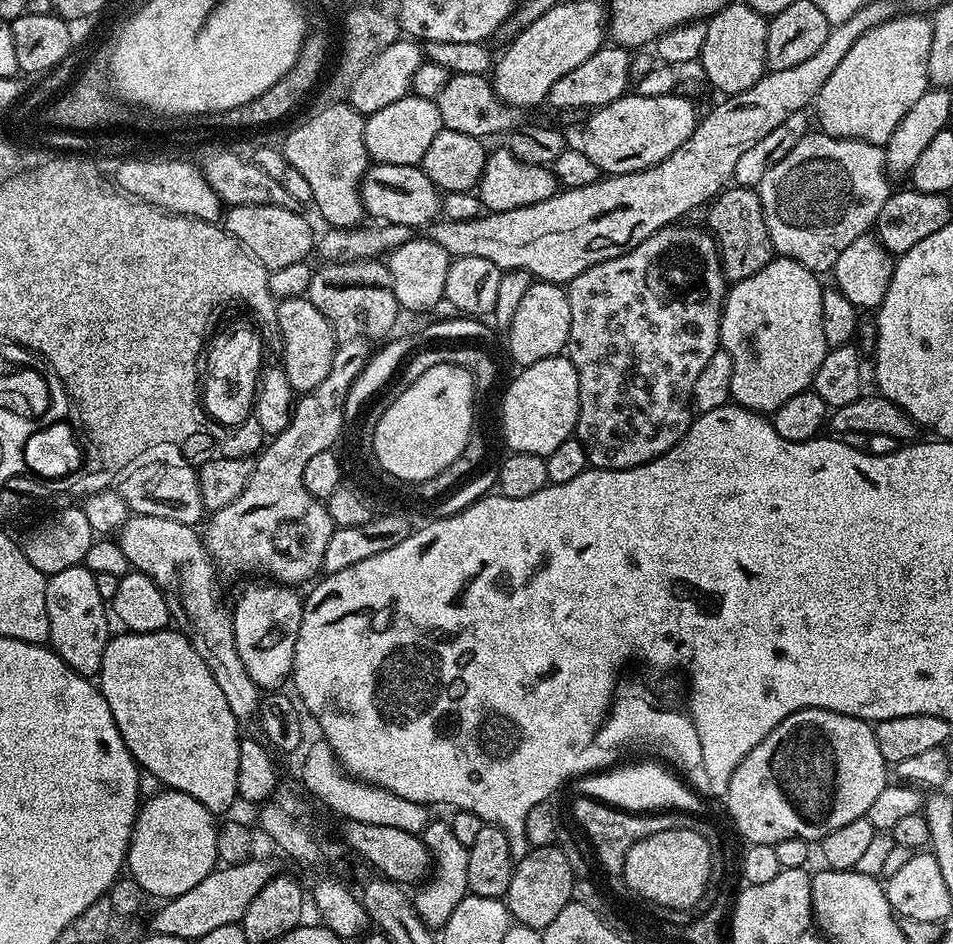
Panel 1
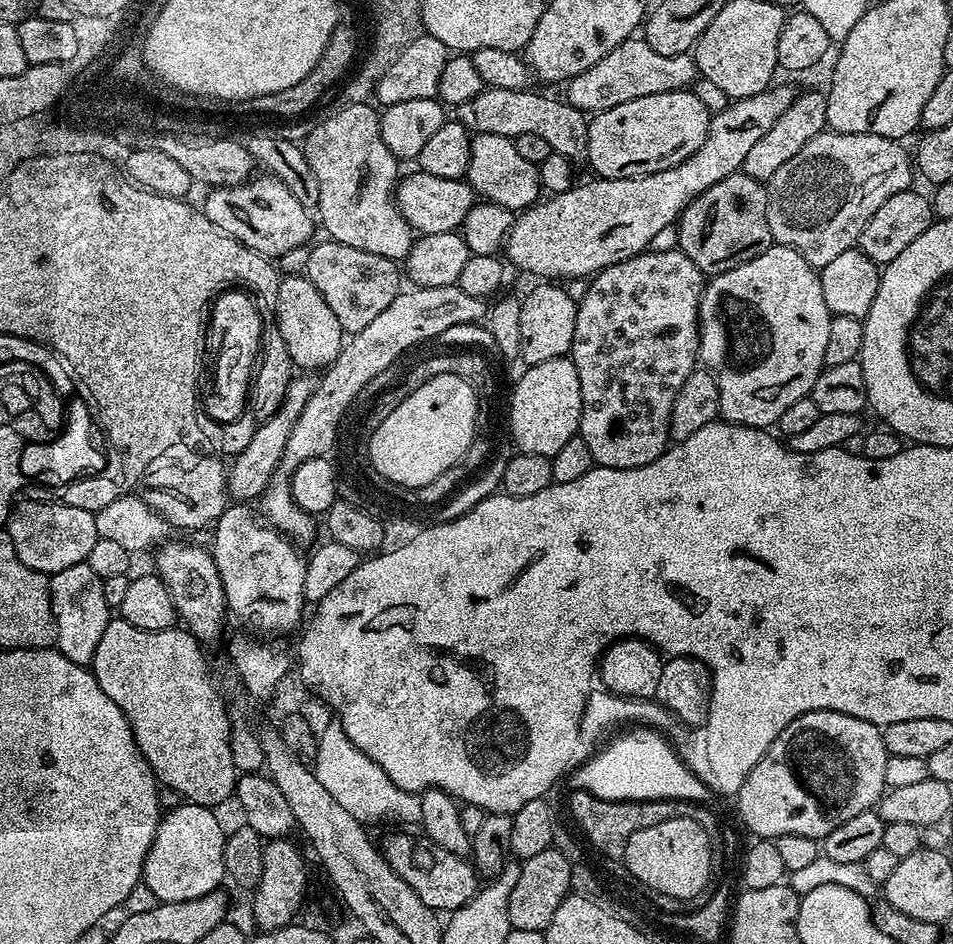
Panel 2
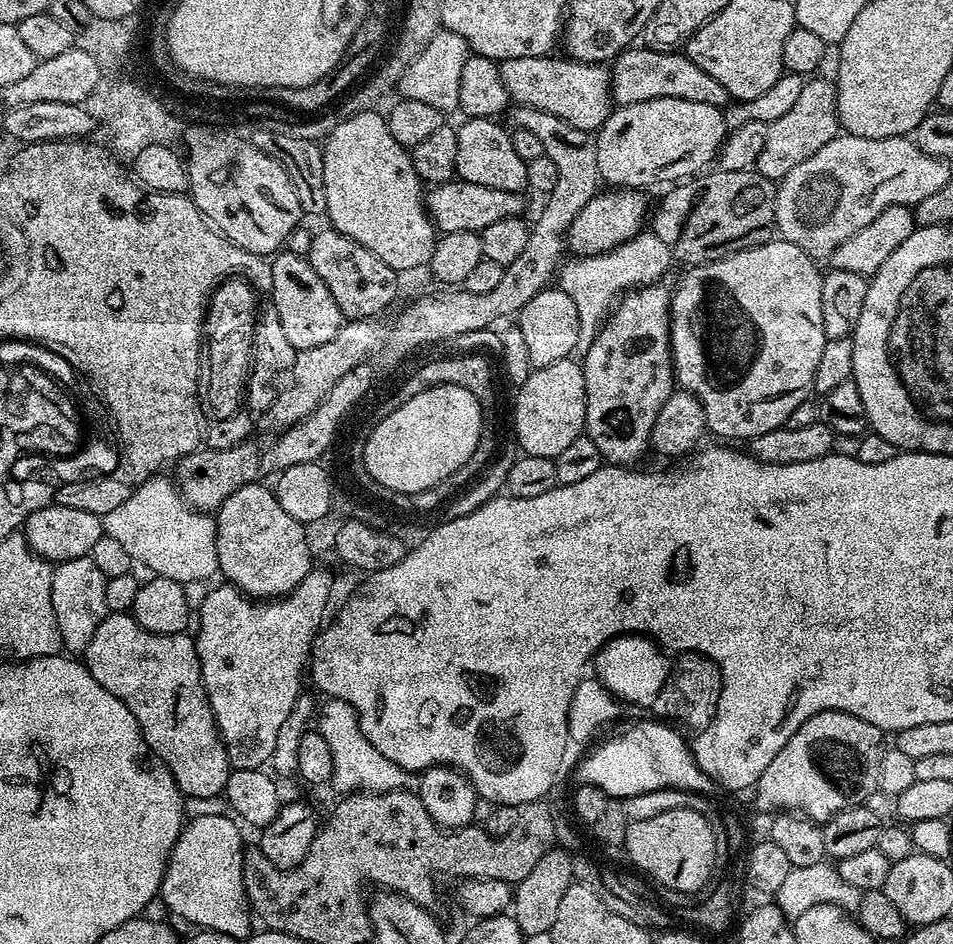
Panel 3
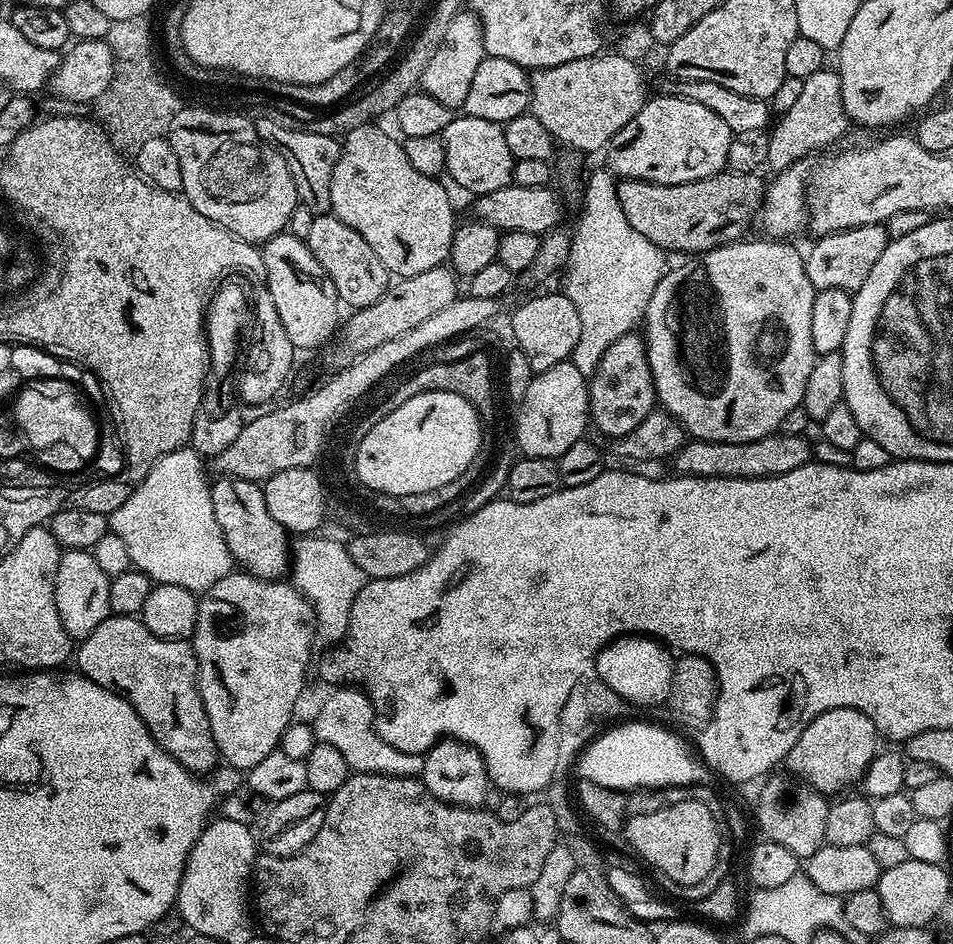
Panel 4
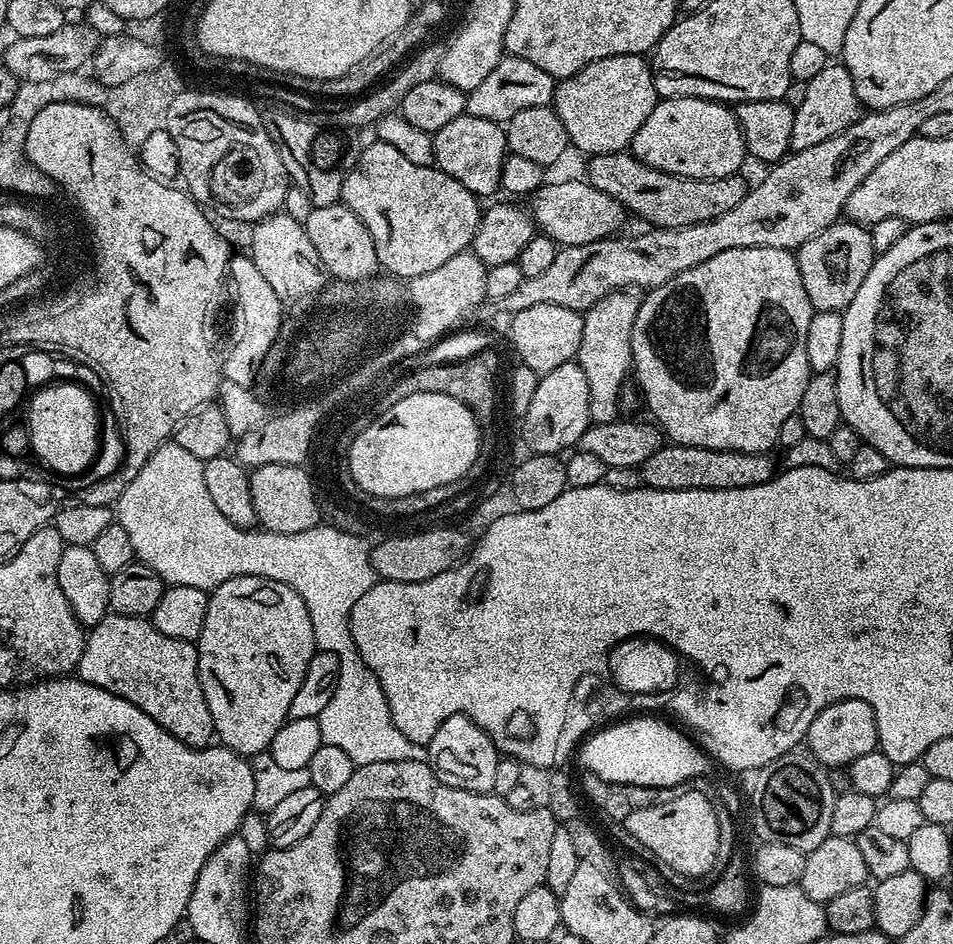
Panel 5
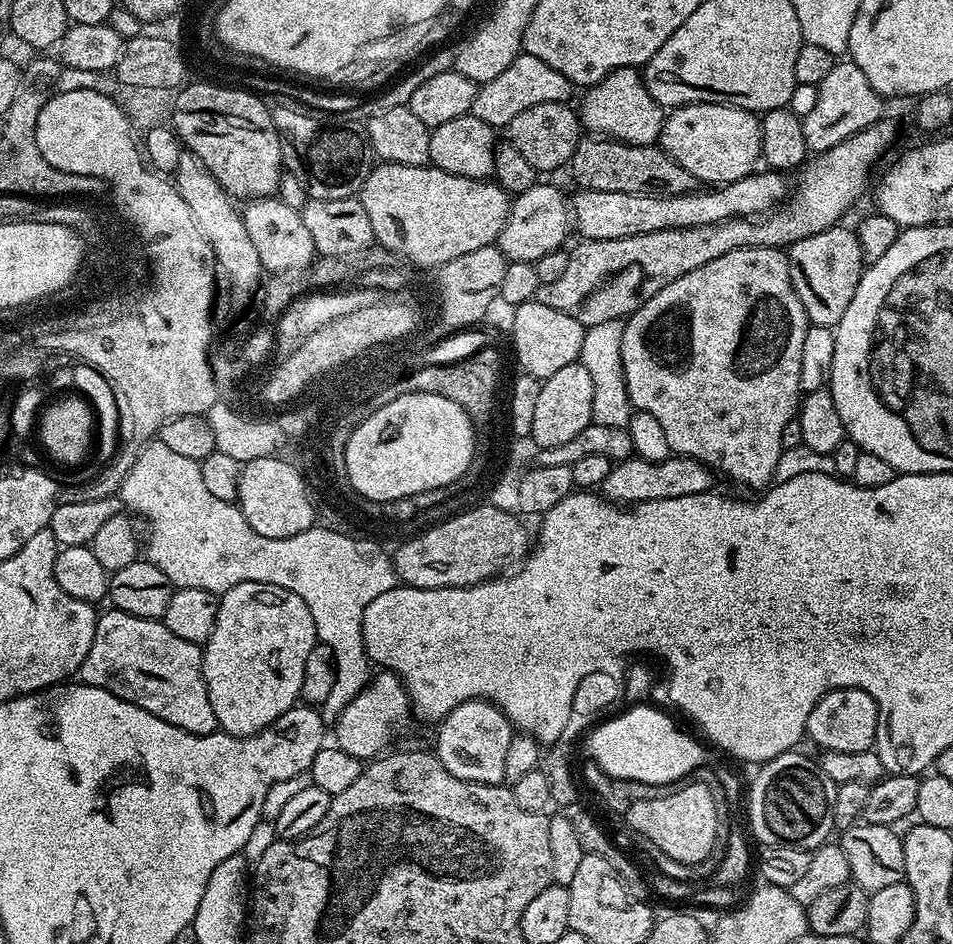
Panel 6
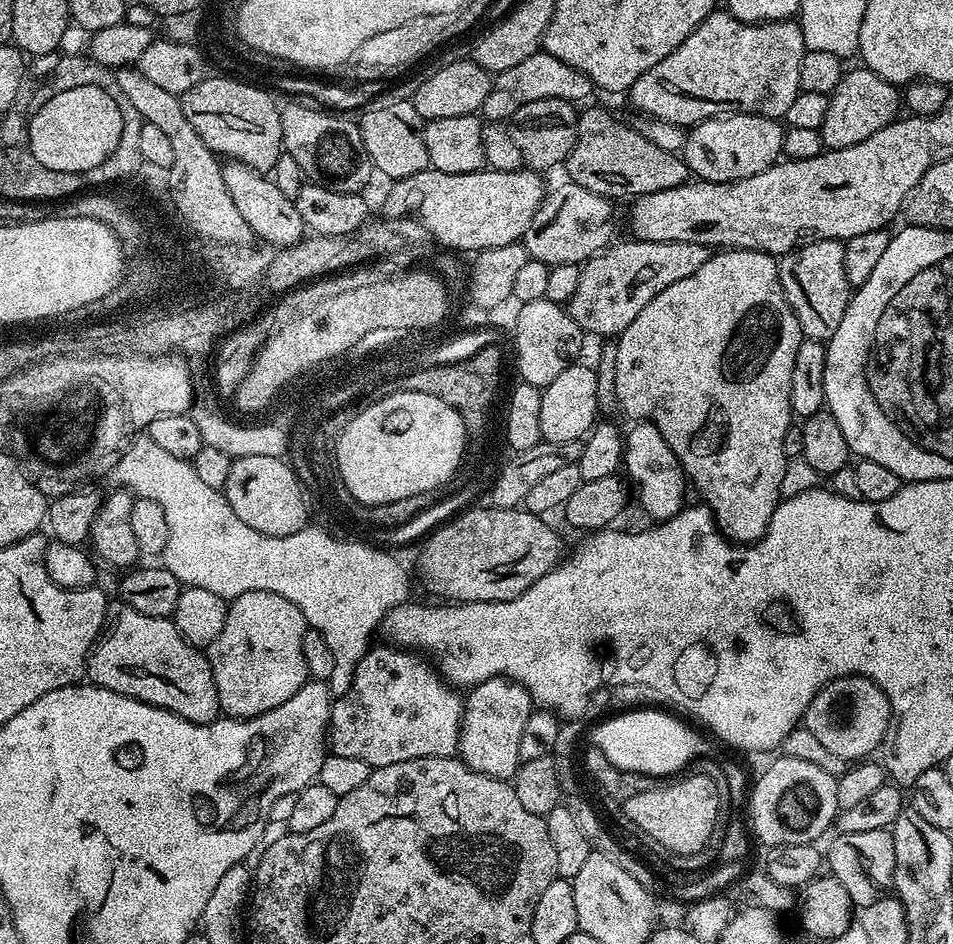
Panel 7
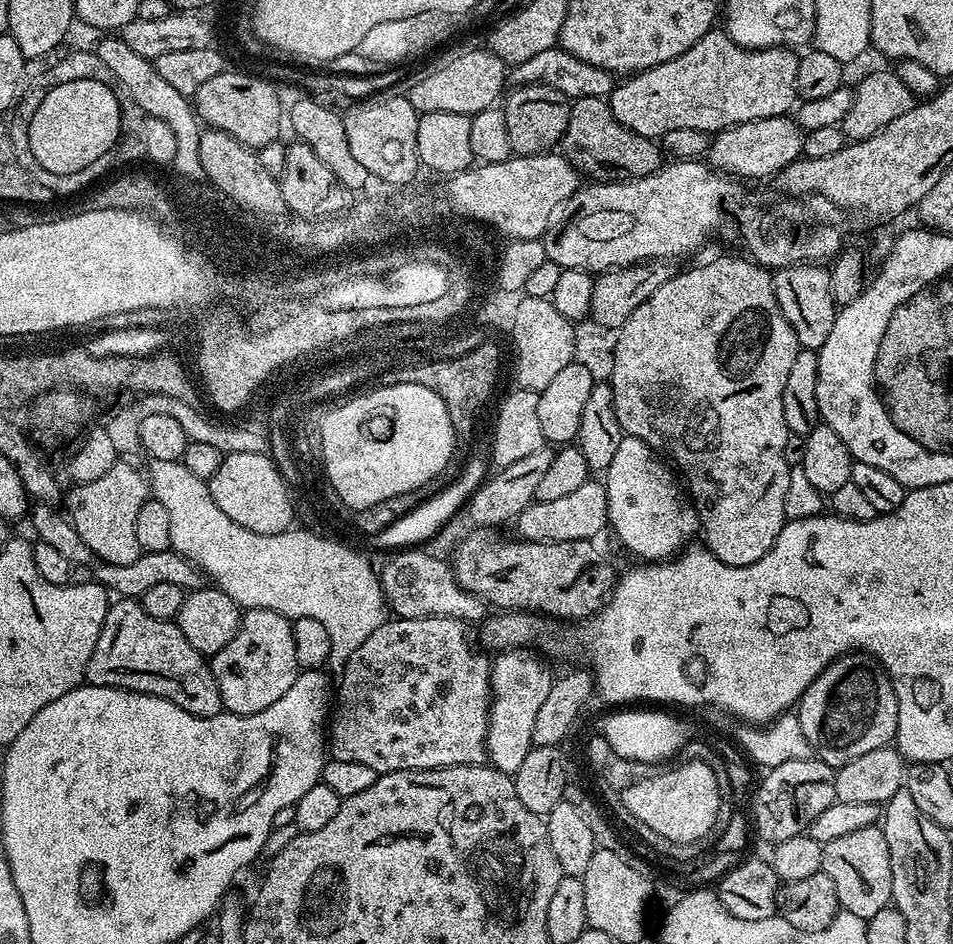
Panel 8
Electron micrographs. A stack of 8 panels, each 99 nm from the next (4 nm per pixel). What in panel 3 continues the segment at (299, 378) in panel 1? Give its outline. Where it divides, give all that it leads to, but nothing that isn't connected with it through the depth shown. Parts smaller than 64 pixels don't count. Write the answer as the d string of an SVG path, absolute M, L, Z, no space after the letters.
M281 250L271 257L272 291L270 299L274 302L278 319L282 322L282 330L286 334L290 346L297 350L310 350L314 346L322 346L322 342L330 342L334 334L345 324L346 318L342 310L338 310L338 302L334 302L334 294L326 290L326 282L314 274L314 266L298 254L290 254Z

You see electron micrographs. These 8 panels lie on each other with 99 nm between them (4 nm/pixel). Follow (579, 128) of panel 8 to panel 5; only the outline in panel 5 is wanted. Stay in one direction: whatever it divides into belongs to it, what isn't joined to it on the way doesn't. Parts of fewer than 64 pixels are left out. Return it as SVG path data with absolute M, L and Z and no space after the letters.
M627 151L598 154L587 162L586 179L589 184L602 190L602 194L610 194L610 198L617 200L631 215L633 212L638 219L645 220L645 225L654 228L681 228L718 218L726 214L726 210L734 210L750 187L749 181L744 181L740 174L709 180L670 176L646 166Z

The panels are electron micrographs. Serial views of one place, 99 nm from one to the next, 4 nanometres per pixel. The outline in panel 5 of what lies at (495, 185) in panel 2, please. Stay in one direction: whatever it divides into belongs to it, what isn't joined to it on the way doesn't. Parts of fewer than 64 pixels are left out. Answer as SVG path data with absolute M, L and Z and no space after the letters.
M470 115L454 118L447 126L442 126L432 138L434 142L435 167L440 168L450 178L462 182L478 198L497 195L500 192L502 162L509 155L508 137L501 125L486 118L474 118Z

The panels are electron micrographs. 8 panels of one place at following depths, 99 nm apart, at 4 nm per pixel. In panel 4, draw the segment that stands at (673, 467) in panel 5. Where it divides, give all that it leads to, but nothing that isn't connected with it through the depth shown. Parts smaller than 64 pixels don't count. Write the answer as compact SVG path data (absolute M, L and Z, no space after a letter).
M771 432L766 438L754 442L710 442L689 439L675 454L675 471L681 476L725 476L726 478L770 478L778 474L790 474L798 466L809 463L814 448L804 434Z

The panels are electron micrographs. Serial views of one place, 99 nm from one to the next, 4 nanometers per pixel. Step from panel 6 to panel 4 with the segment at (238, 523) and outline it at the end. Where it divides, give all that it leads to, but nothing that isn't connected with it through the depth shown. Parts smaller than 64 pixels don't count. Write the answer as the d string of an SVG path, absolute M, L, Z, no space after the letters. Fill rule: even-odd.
M188 446L158 458L150 474L146 474L139 486L133 488L126 502L110 514L110 530L122 538L135 571L146 573L156 584L182 586L197 594L207 592L214 582L218 582L218 578L226 578L234 568L232 555L218 526L218 518L214 518L210 480L204 477L204 468L200 464L203 464L201 456ZM301 535L297 539L300 541L291 545L290 580L312 604L316 615L316 640L328 644L324 646L336 646L348 633L350 610L354 606L354 598L358 598L364 589L366 577L362 570L358 570L358 566L354 566L354 558L350 558L343 543L320 535ZM336 686L332 690L321 702L320 709L316 712L316 720L311 721L312 731L316 733L319 743L335 746L342 753L342 758L346 758L352 772L419 778L424 769L423 755L394 750L394 746L382 742L376 732L376 715L367 694L356 686Z

